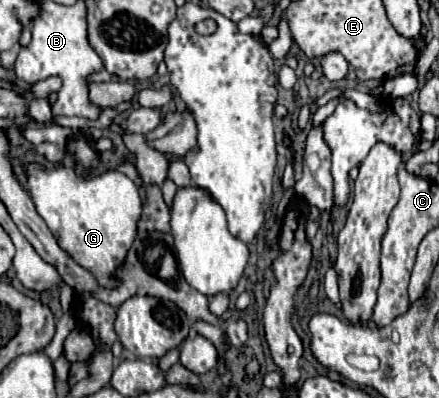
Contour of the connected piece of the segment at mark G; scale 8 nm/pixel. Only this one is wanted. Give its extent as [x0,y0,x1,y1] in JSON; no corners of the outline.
[27,163,141,287]

